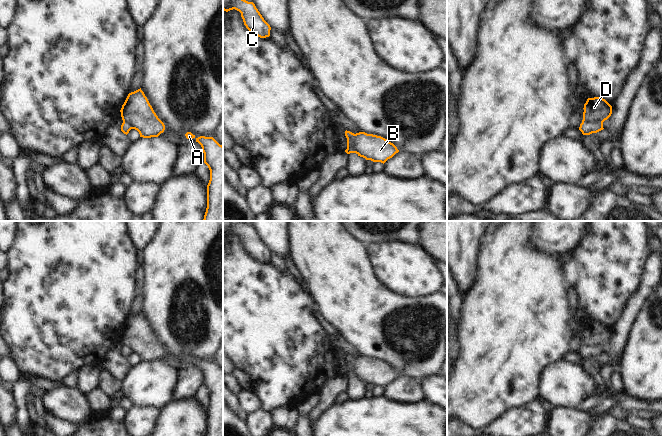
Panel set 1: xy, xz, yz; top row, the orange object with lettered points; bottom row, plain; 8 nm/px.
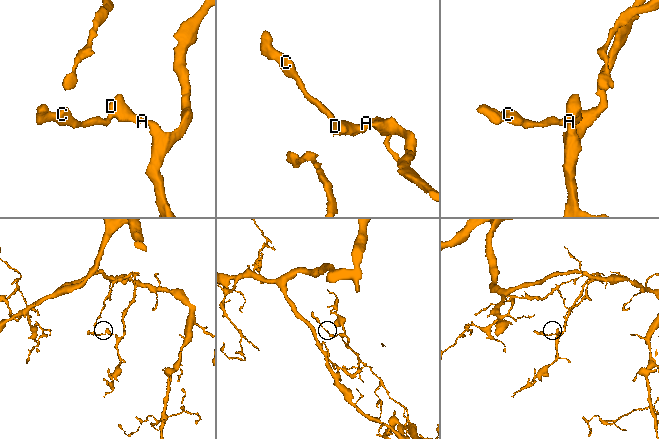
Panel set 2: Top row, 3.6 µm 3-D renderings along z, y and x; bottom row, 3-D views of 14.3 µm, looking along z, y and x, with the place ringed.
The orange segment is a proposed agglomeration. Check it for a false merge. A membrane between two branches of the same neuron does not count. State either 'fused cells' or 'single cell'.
fused cells

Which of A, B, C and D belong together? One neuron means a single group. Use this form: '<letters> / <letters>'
A B D / C

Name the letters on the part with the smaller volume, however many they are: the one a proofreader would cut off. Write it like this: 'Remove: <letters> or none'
Remove: C

